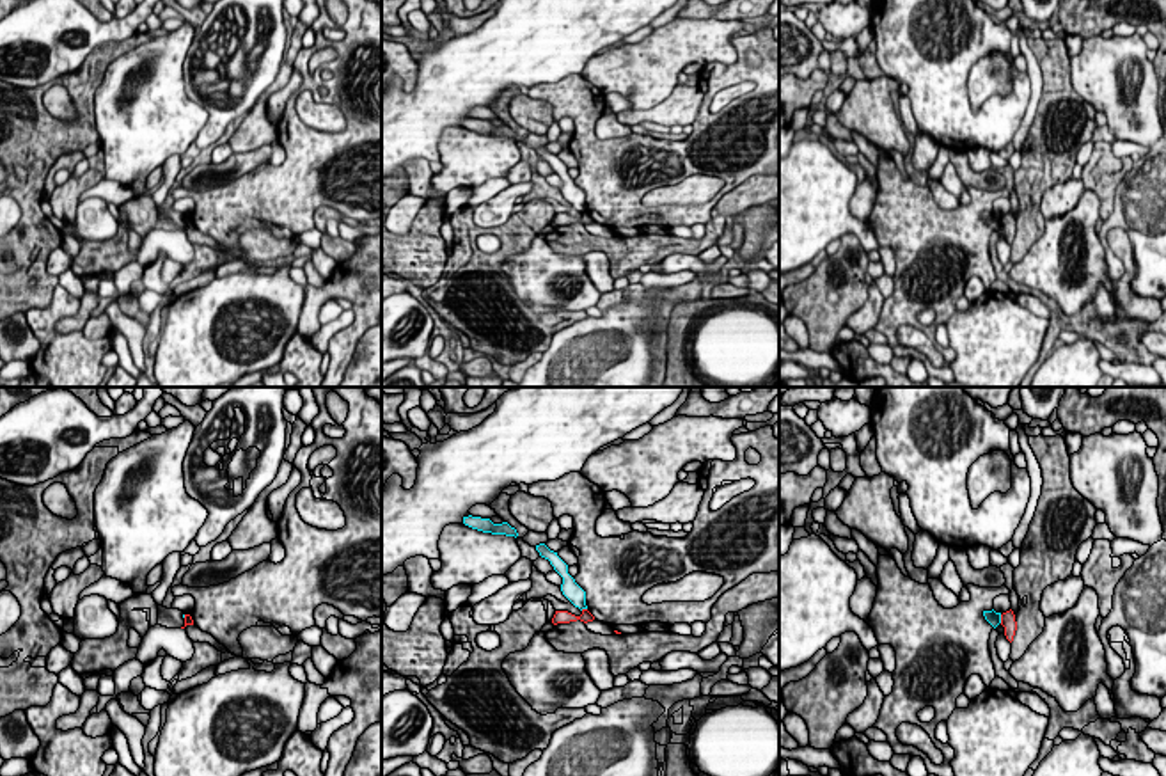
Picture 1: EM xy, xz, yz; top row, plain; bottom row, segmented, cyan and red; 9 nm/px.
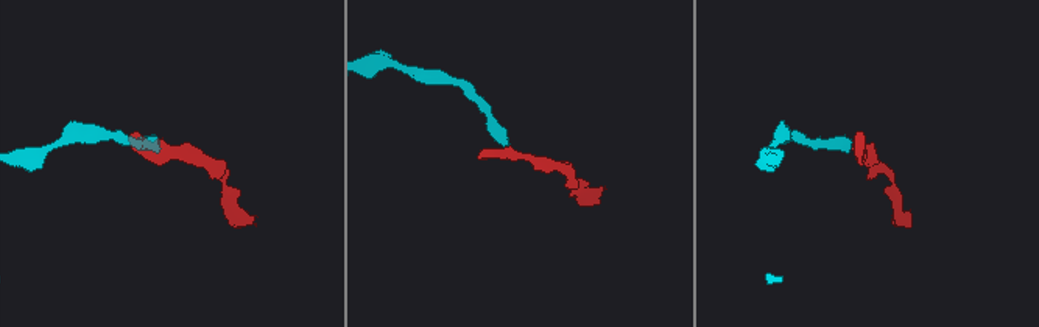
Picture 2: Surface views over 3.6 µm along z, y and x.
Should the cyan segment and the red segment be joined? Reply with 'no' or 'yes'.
no

